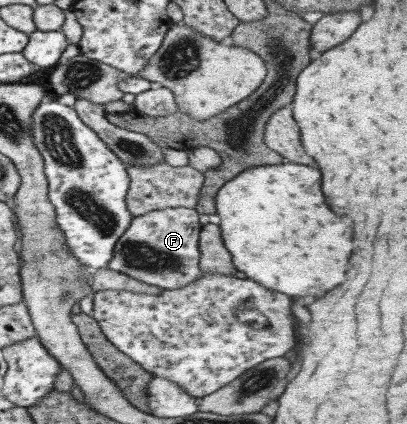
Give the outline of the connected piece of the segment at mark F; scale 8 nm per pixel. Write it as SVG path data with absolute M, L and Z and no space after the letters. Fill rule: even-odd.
M164 208L147 212L143 216L136 216L131 221L129 228L121 235L114 248L111 262L105 268L127 274L141 282L158 286L163 289L176 289L186 287L187 284L197 280L204 273L199 267L200 250L198 238L202 225L199 223L199 212L194 208Z

